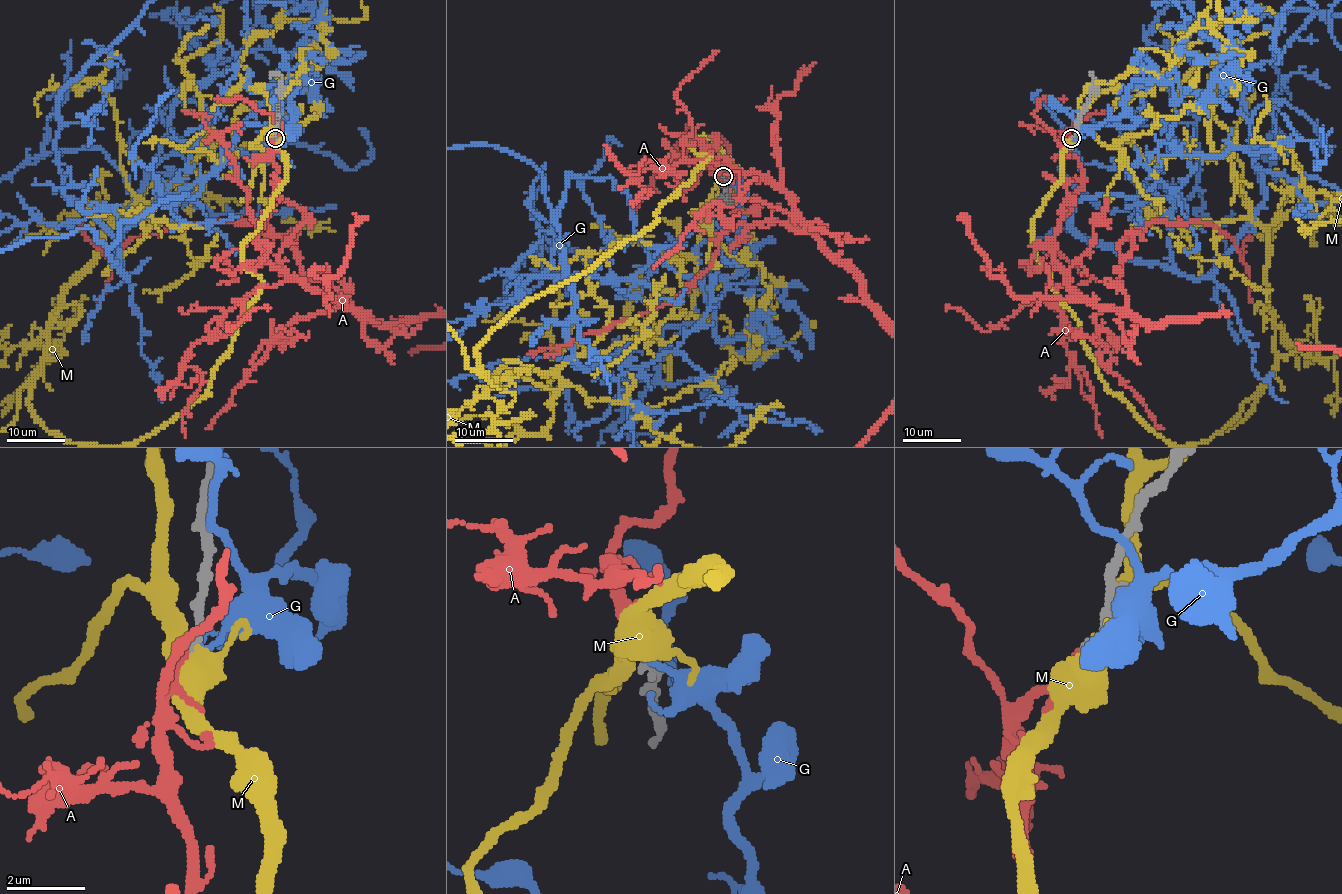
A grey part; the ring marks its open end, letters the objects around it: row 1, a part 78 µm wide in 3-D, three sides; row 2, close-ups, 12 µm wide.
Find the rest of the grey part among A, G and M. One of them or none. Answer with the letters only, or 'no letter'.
A

